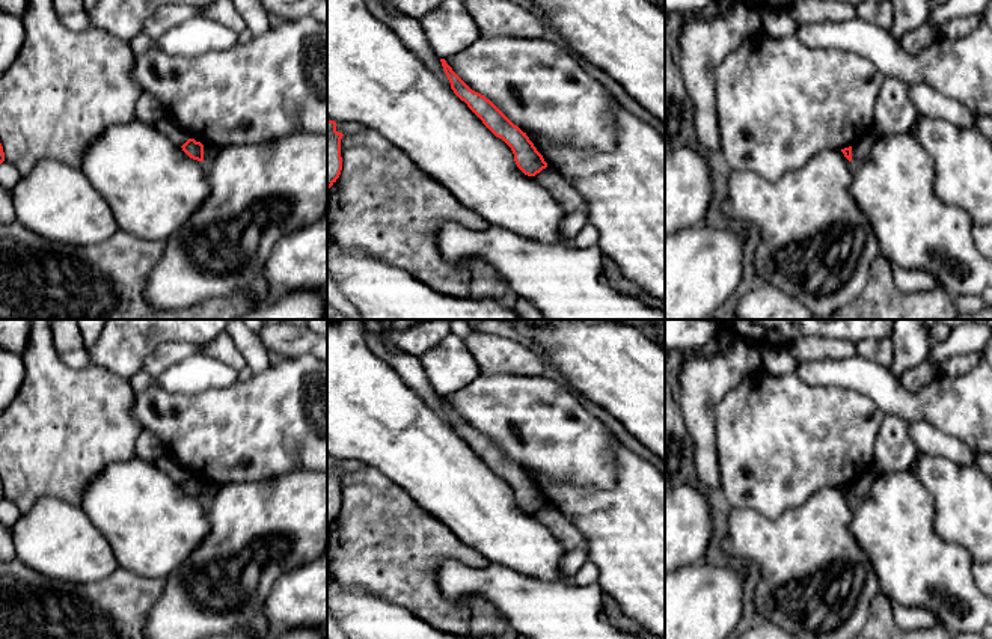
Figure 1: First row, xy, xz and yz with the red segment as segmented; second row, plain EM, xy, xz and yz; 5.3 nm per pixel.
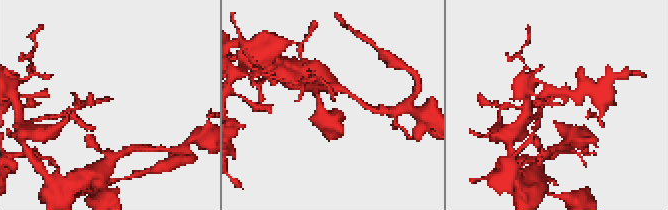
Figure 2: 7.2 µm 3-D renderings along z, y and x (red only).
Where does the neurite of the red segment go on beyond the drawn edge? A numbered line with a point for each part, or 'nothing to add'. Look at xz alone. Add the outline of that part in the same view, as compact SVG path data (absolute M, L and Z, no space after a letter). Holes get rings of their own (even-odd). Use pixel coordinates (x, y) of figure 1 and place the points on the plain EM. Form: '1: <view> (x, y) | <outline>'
nothing to add

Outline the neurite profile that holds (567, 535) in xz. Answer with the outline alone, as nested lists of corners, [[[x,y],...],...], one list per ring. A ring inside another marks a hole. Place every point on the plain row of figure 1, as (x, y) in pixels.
[[[547,503],[532,515],[553,534],[556,541],[567,552],[574,549],[588,550],[588,538],[579,532],[555,506]]]

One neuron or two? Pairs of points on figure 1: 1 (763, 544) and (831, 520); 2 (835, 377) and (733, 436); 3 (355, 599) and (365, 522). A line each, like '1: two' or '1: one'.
1: one
2: two
3: two

